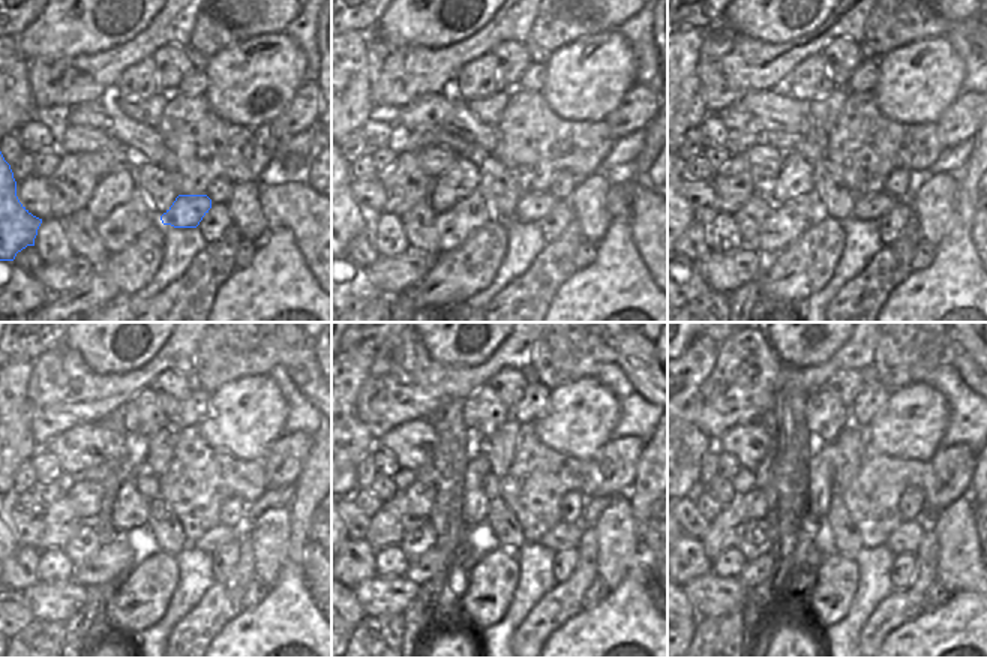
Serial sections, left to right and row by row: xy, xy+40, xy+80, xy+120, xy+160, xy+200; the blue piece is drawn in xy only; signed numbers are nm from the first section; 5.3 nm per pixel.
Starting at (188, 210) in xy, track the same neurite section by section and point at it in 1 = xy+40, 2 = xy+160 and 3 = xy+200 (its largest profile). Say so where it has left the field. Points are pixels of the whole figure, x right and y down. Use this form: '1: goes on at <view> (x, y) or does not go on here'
1: goes on at xy+40 (534, 207)
2: goes on at xy+160 (558, 531)
3: goes on at xy+200 (900, 529)

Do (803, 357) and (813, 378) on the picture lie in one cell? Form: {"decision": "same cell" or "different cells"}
{"decision": "different cells"}

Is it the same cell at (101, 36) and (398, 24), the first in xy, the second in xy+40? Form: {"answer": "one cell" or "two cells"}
{"answer": "one cell"}

